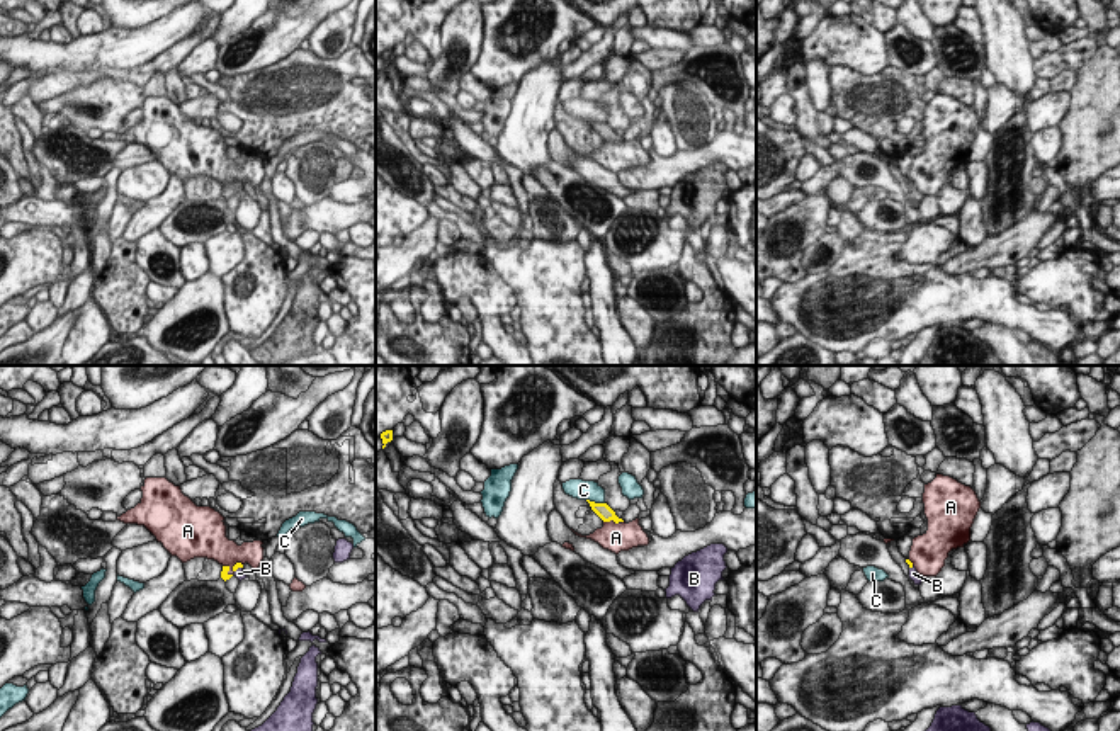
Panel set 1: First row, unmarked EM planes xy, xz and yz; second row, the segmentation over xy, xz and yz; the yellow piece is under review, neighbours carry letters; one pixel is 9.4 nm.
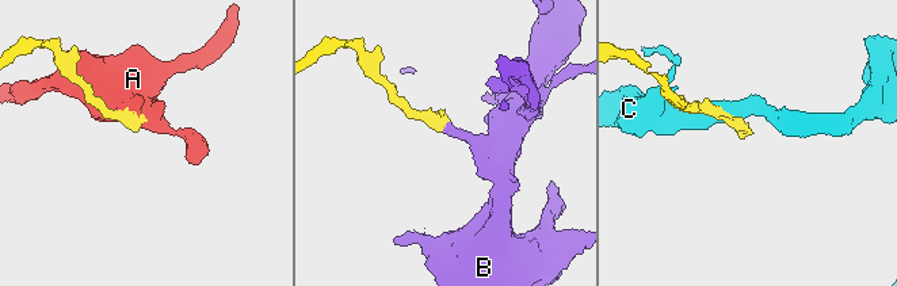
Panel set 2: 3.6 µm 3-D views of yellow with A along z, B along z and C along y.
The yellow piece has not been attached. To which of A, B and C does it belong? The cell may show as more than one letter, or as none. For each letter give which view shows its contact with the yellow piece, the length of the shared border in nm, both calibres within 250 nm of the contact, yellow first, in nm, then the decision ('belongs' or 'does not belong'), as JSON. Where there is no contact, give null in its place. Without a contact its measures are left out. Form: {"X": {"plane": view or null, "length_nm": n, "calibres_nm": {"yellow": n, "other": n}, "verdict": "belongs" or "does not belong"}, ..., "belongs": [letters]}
{"A": {"plane": "xz", "length_nm": 150, "calibres_nm": {"yellow": 140, "other": 280}, "verdict": "does not belong"}, "B": {"plane": "xy", "length_nm": 100, "calibres_nm": {"yellow": 60, "other": 90}, "verdict": "belongs"}, "C": {"plane": "xz", "length_nm": 180, "calibres_nm": {"yellow": 140, "other": 190}, "verdict": "does not belong"}, "belongs": ["B"]}

